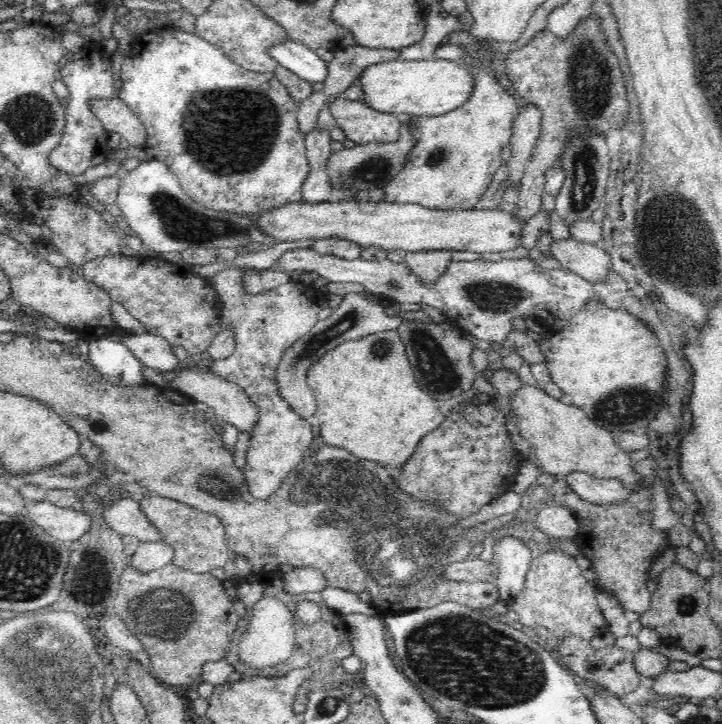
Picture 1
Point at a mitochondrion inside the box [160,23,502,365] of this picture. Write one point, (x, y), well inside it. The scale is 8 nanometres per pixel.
(230, 132)

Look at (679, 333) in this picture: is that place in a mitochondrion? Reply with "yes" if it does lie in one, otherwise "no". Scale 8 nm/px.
no

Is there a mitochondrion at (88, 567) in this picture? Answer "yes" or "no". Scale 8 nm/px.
yes

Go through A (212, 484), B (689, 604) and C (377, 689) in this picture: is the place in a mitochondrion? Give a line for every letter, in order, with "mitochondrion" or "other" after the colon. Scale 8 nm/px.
A: mitochondrion
B: mitochondrion
C: other

